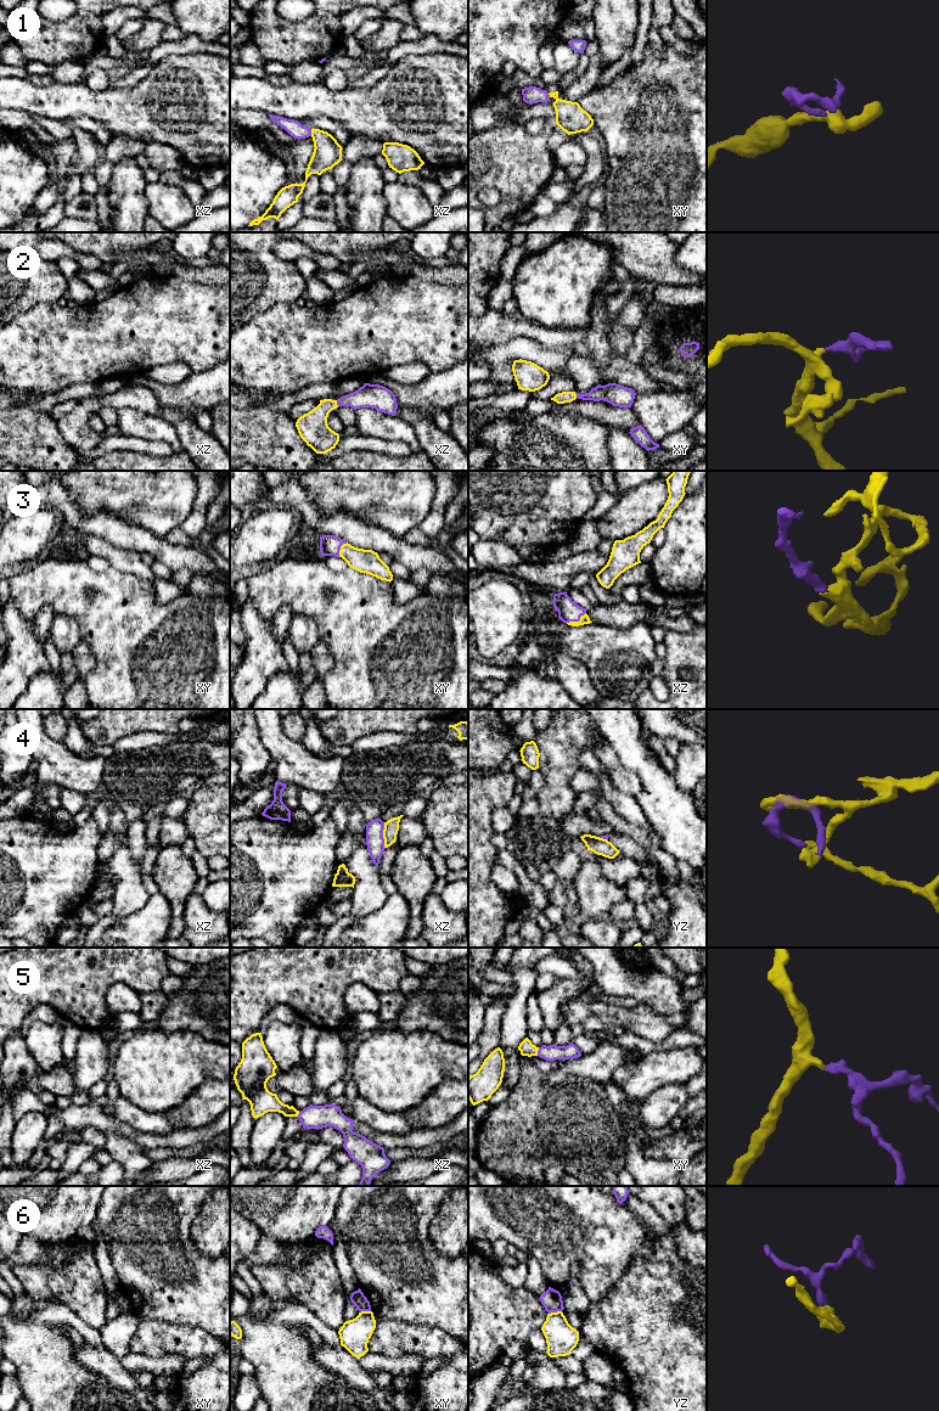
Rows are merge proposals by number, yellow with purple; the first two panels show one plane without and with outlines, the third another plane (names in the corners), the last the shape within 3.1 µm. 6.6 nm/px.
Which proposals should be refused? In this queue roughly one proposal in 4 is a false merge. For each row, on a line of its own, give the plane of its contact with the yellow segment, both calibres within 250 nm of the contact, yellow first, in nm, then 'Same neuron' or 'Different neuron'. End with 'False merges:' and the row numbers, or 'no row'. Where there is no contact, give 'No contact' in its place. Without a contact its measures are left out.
1: Touches yellow in xz. Thickness 190 nm (yellow) against 100 nm. Different neuron
2: Touches yellow in xz. Thickness 200 nm (yellow) against 160 nm. Same neuron
3: Touches yellow in xz. Thickness 60 nm (yellow) against 140 nm. Same neuron
4: Touches yellow in xz. Thickness 100 nm (yellow) against 120 nm. Same neuron
5: Touches yellow in xy. Thickness 100 nm (yellow) against 100 nm. Same neuron
6: Touches yellow in yz. Thickness 200 nm (yellow) against 140 nm. Different neuron
False merges: 1, 6

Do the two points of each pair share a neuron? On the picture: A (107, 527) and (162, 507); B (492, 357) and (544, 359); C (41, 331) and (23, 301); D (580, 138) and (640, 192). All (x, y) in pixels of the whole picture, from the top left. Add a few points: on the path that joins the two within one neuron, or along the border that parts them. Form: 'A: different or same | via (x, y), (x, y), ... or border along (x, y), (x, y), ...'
A: different | border along (97, 512), (100, 510), (108, 511), (151, 532)
B: same | via (505, 353), (530, 352)
C: different | border along (56, 302), (37, 303), (12, 320)
D: different | border along (603, 147), (607, 163)

